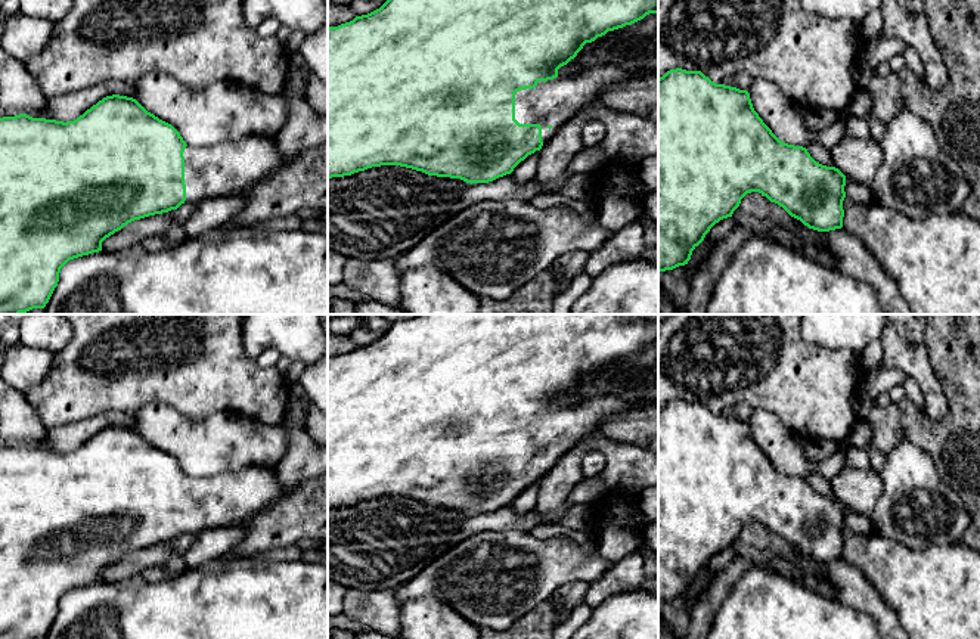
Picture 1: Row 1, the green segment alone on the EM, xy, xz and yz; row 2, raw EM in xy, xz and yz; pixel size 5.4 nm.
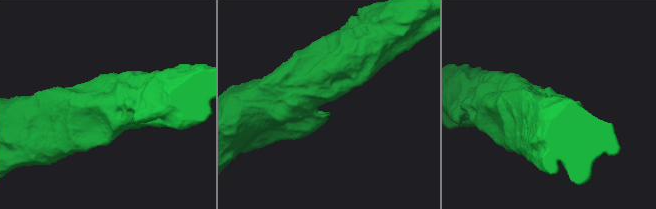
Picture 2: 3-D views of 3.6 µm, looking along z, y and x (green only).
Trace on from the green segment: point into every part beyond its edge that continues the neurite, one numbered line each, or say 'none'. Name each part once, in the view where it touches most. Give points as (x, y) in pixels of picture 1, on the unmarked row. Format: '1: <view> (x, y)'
1: xz (554, 433)

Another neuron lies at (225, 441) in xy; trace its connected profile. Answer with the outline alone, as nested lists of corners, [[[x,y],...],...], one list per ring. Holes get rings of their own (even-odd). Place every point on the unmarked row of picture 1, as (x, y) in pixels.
[[[149,403],[133,416],[136,431],[171,455],[187,477],[211,477],[252,465],[275,466],[289,437],[282,425],[267,425],[232,412],[192,421],[171,406]]]

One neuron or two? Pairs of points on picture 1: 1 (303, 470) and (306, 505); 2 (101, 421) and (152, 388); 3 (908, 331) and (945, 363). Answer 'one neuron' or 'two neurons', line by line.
1: two neurons
2: two neurons
3: two neurons

